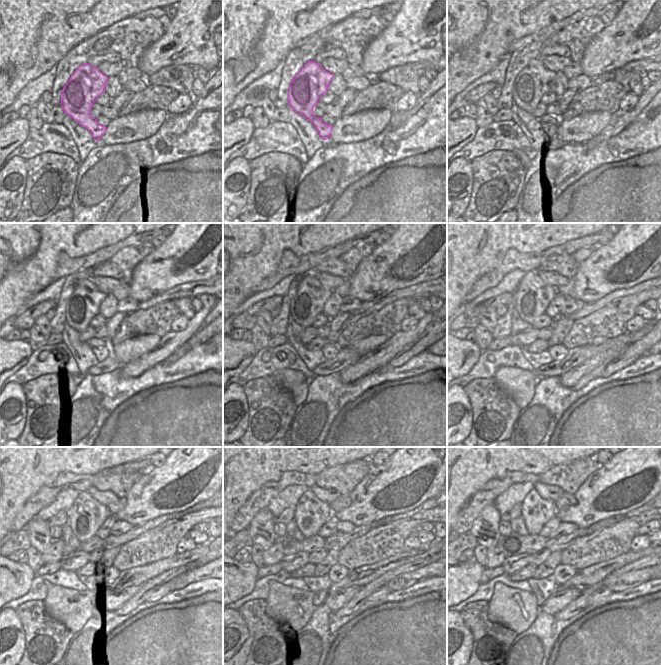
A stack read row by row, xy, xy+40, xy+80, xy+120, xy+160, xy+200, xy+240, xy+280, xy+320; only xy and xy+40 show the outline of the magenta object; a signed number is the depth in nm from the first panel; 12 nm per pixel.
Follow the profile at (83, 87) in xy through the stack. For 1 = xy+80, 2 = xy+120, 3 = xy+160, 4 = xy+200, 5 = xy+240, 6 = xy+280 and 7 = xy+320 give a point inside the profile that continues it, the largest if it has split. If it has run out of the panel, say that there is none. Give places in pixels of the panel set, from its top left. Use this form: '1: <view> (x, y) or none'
1: xy+80 (533, 81)
2: xy+120 (84, 303)
3: xy+160 (311, 296)
4: xy+200 (532, 296)
5: xy+240 (85, 517)
6: xy+280 (310, 514)
7: xy+320 (536, 511)

